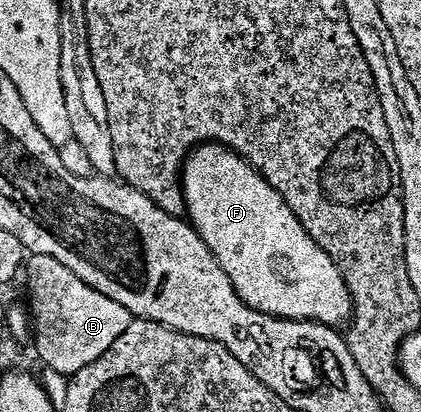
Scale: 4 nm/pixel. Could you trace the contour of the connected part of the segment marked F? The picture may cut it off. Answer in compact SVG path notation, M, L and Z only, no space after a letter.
M218 144L197 146L183 163L181 177L183 199L187 201L186 217L201 240L205 240L209 252L213 252L217 264L221 264L225 276L229 276L237 296L241 296L249 308L274 318L319 322L336 328L352 317L351 293L331 257L305 232L279 193L240 154Z

